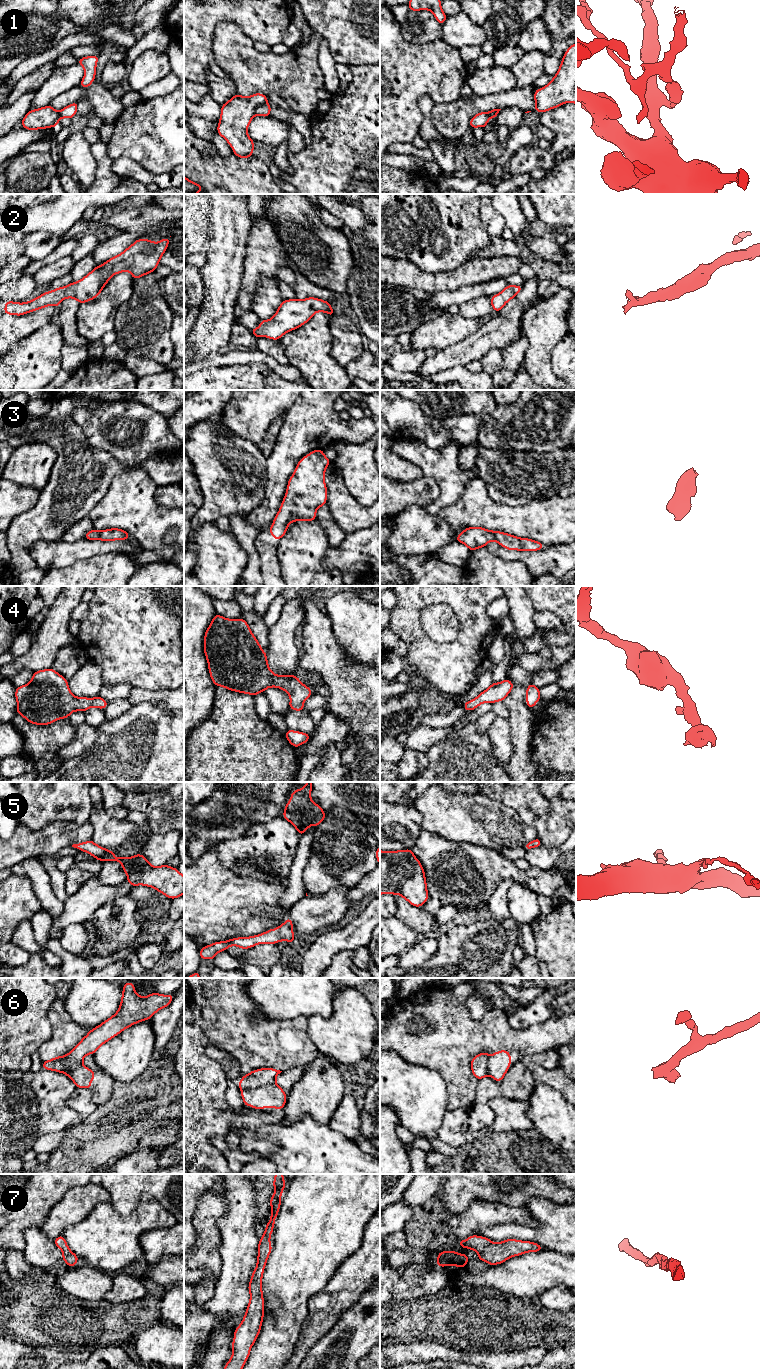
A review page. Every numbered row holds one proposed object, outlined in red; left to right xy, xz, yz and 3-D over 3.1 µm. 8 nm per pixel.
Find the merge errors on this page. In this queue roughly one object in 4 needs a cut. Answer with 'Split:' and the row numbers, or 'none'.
Split: 1, 6

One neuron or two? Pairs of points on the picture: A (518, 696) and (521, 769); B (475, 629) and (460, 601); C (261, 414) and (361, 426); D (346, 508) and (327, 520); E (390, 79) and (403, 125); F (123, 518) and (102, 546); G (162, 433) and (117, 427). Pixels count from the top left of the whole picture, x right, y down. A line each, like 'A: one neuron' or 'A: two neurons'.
A: one neuron
B: one neuron
C: two neurons
D: two neurons
E: one neuron
F: two neurons
G: one neuron

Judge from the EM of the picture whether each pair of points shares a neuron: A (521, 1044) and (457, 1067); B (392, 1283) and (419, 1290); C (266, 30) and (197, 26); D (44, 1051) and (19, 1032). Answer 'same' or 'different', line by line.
A: same
B: same
C: same
D: different

